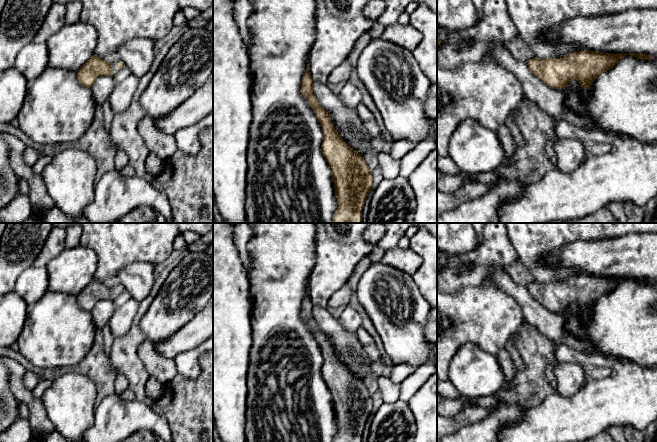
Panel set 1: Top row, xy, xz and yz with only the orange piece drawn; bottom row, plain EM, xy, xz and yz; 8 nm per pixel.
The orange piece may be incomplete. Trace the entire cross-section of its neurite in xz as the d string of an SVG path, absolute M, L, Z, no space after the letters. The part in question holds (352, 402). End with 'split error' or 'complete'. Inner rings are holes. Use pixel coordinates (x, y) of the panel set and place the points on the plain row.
M309 286L307 290L308 293L302 302L301 316L308 324L308 327L315 337L323 355L324 362L321 374L331 392L335 420L337 422L337 434L333 442L362 442L364 427L373 410L372 396L364 385L364 379L372 374L370 367L372 361L362 347L356 333L348 332L340 321L331 315L327 306L314 306L309 296Z; split error

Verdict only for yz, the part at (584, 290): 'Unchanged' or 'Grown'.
Grown

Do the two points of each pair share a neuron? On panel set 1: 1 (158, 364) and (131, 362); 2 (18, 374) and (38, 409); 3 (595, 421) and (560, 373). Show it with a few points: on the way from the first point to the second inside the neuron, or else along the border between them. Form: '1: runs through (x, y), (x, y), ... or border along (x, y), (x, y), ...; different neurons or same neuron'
1: border along (143, 339), (138, 348), (138, 357), (150, 375); different neurons
2: runs through (18, 383), (18, 389), (29, 400); same neuron
3: border along (584, 371), (577, 392), (558, 393); different neurons

